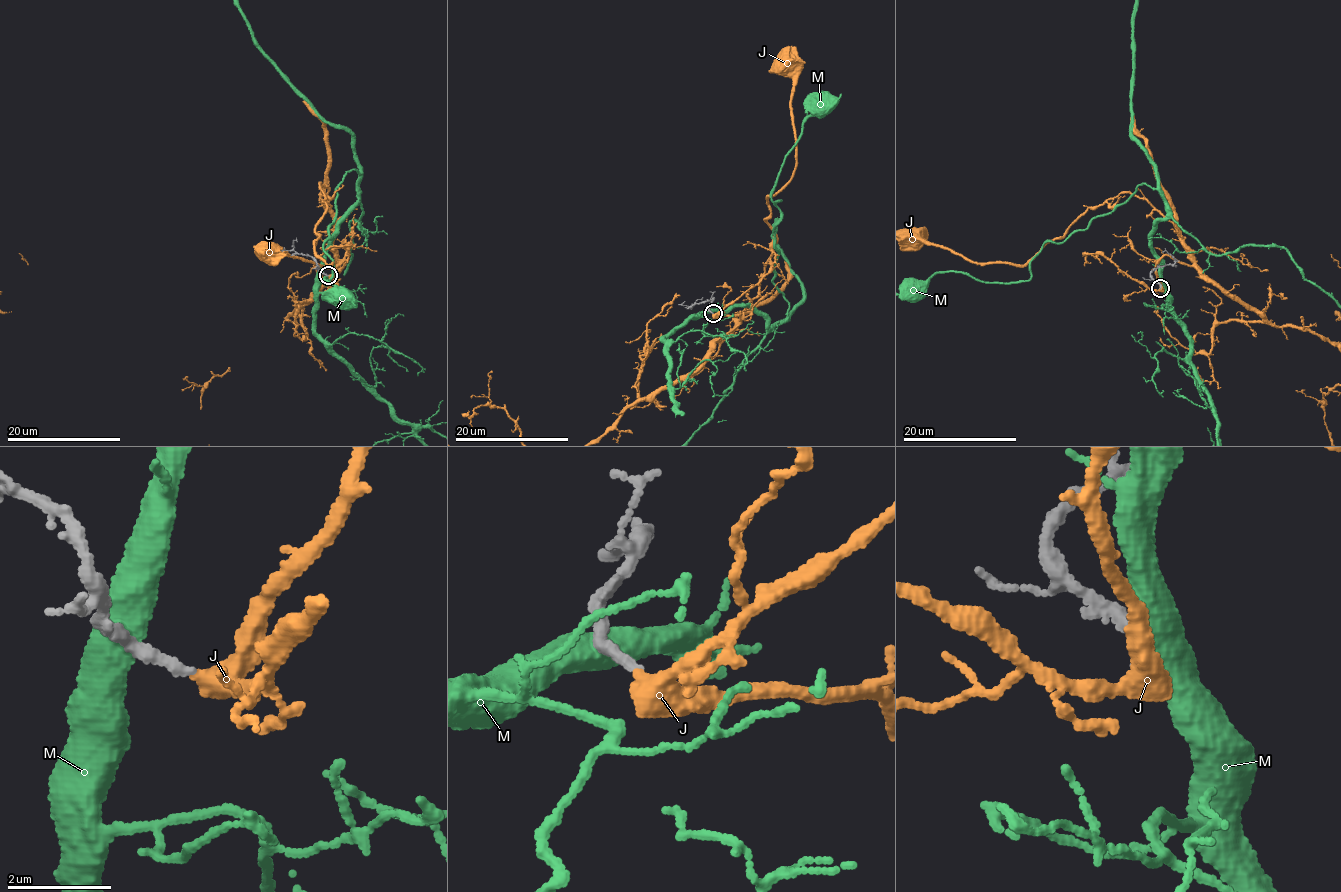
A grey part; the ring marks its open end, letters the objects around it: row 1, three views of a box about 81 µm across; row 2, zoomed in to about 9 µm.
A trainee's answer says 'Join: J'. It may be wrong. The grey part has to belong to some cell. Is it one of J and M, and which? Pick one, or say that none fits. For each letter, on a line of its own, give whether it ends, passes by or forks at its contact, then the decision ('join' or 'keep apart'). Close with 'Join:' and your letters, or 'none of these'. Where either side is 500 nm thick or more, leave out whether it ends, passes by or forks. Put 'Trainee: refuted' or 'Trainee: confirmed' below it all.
J: it passes by; join
M: keep apart
Join: J
Trainee: confirmed

